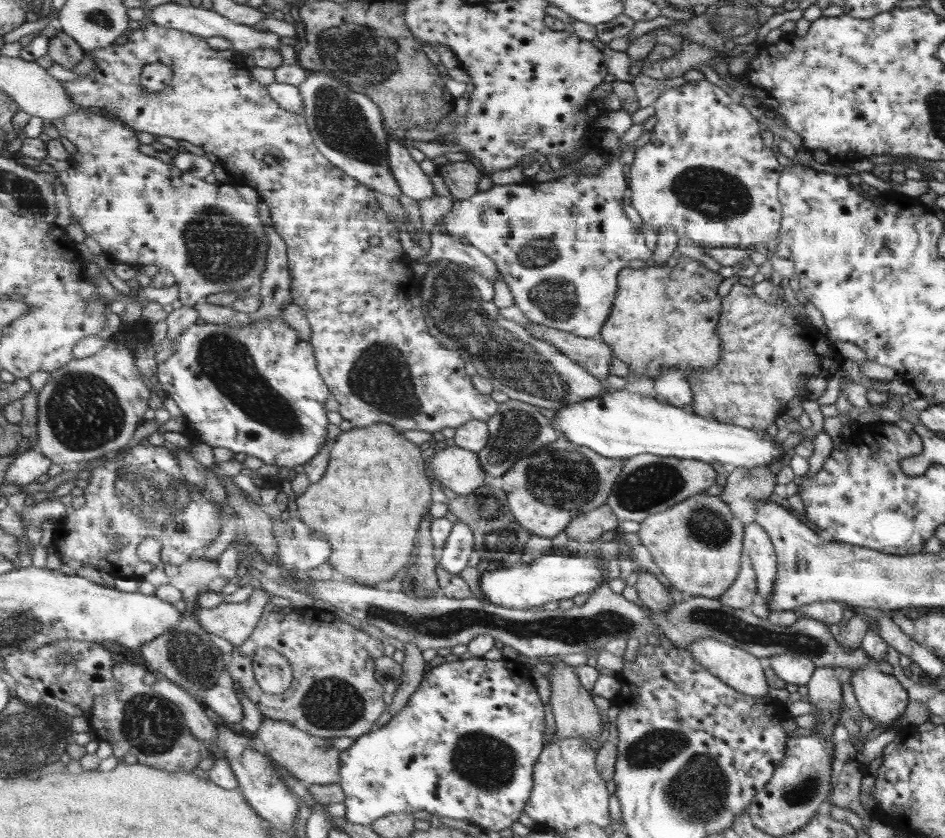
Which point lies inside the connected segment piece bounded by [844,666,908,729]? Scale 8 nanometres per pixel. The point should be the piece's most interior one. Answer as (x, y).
(880, 696)

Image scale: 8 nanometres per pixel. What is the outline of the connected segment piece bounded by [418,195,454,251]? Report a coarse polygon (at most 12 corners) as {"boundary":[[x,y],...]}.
{"boundary":[[437,195],[420,200],[419,245],[429,251],[431,232],[454,205]]}

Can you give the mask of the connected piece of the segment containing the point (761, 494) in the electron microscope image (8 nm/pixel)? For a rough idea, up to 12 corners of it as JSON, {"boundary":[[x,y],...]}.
{"boundary":[[768,466],[728,469],[727,503],[766,500],[776,485]]}

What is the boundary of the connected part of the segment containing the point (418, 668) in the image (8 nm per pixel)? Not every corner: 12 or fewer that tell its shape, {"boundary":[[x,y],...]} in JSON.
{"boundary":[[405,644],[402,681],[387,711],[407,705],[425,676],[427,662],[414,644]]}

